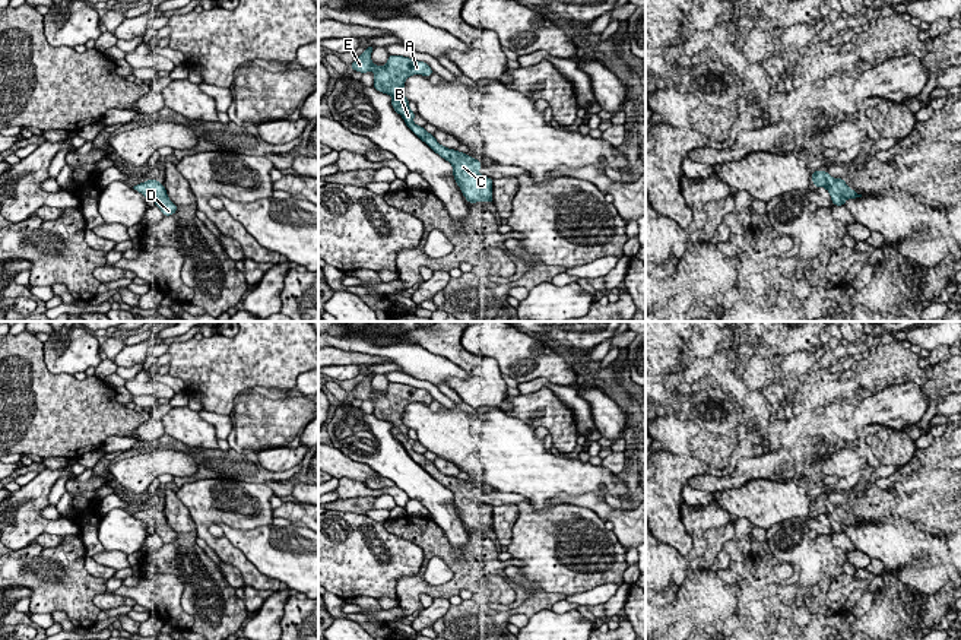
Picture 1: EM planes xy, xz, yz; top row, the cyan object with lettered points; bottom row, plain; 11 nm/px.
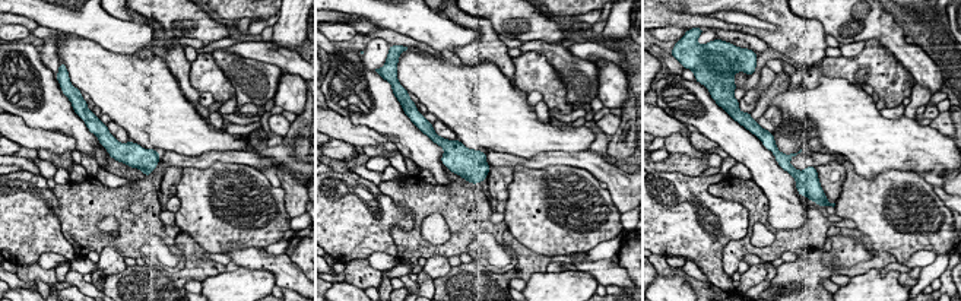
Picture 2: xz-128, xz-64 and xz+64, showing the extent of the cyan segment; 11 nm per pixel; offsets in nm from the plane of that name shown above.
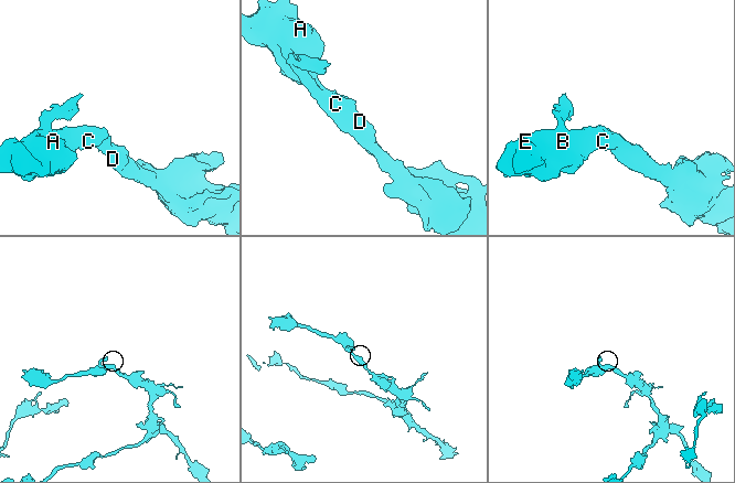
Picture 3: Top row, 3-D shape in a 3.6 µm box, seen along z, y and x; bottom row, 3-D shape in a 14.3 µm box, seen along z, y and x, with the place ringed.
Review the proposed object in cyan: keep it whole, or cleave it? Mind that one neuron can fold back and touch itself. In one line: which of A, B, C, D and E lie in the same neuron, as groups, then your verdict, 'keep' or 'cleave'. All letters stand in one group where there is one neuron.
groups A B C D E; keep

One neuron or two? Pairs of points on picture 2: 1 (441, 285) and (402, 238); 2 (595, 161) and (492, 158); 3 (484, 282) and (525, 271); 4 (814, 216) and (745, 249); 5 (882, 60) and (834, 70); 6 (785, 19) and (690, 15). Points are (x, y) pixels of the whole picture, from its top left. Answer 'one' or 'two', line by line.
1: two
2: one
3: one
4: one
5: one
6: one

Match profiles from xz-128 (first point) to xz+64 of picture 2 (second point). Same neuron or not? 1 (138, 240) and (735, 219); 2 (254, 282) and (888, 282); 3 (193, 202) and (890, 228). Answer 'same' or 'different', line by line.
1: different
2: same
3: same

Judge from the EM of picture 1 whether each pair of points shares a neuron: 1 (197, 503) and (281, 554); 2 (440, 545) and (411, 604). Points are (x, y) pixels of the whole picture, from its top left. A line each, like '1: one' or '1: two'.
1: two
2: one

